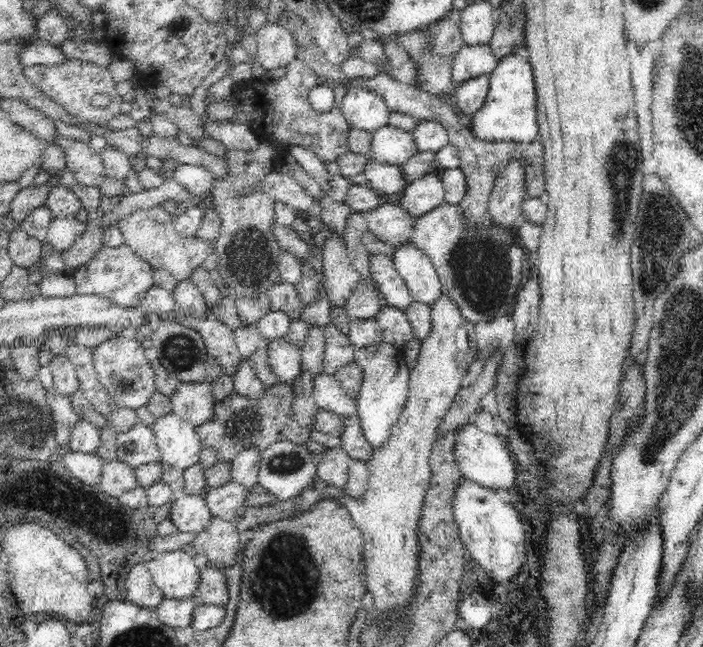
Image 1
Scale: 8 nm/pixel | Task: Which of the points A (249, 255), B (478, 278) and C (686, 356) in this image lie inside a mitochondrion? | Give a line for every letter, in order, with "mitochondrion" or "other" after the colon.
A: mitochondrion
B: mitochondrion
C: mitochondrion

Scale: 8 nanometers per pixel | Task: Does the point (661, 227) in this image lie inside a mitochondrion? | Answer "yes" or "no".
yes

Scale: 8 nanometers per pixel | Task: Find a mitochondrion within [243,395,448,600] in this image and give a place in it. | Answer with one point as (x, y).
(284, 463)

